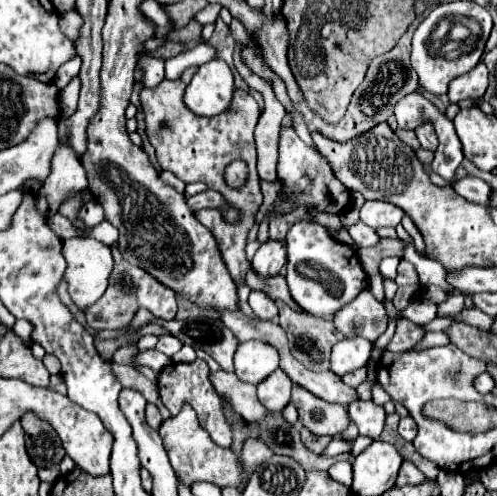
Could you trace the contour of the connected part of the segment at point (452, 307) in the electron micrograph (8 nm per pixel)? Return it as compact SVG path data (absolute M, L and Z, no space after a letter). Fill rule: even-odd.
M455 293L455 295L451 295L451 297L449 297L449 301L447 301L445 305L441 305L441 311L457 313L457 311L461 311L463 301L465 301L465 295L463 295L463 293Z

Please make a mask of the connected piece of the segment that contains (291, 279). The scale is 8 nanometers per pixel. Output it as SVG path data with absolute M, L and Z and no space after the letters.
M299 221L287 233L287 285L295 303L317 319L329 321L339 309L351 303L363 289L367 289L367 273L361 267L359 255L339 241L319 223Z

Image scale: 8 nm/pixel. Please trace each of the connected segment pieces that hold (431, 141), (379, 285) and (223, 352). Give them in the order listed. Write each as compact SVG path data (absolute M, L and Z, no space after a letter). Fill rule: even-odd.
M425 123L425 125L417 127L415 133L417 133L419 141L421 141L421 147L435 153L435 147L437 147L437 135L435 135L435 131L433 131L433 125L431 125L431 123Z
M381 275L369 277L369 291L371 291L381 303L385 303L385 293L383 293L383 279L381 279Z
M197 317L193 321L163 321L159 323L165 327L171 335L175 335L185 345L191 345L193 349L203 349L209 353L223 371L233 371L233 353L239 345L235 335L223 325L223 321L217 317Z

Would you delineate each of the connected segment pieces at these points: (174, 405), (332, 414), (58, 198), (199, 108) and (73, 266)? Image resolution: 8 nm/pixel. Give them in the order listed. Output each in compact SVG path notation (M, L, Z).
M195 359L193 363L171 363L159 373L159 395L163 405L171 411L171 415L177 415L183 405L191 405L199 417L199 425L211 435L211 439L219 447L229 447L231 445L231 427L227 425L227 419L223 417L221 409L221 399L219 393L213 389L209 381L209 367L203 359Z
M299 385L293 387L291 403L299 411L299 423L315 435L341 435L349 425L349 415L343 405L317 399Z
M59 145L55 157L53 157L53 169L47 177L45 185L37 193L37 207L39 211L49 219L57 213L59 205L87 187L87 173L83 171L79 159L71 151L69 145Z
M211 59L201 65L185 93L185 105L205 117L219 115L229 109L235 83L229 65L221 59Z
M65 239L63 241L63 255L69 263L65 271L65 281L69 283L71 299L77 303L79 309L87 309L91 303L95 303L107 289L107 279L113 269L113 257L111 249L95 239Z

